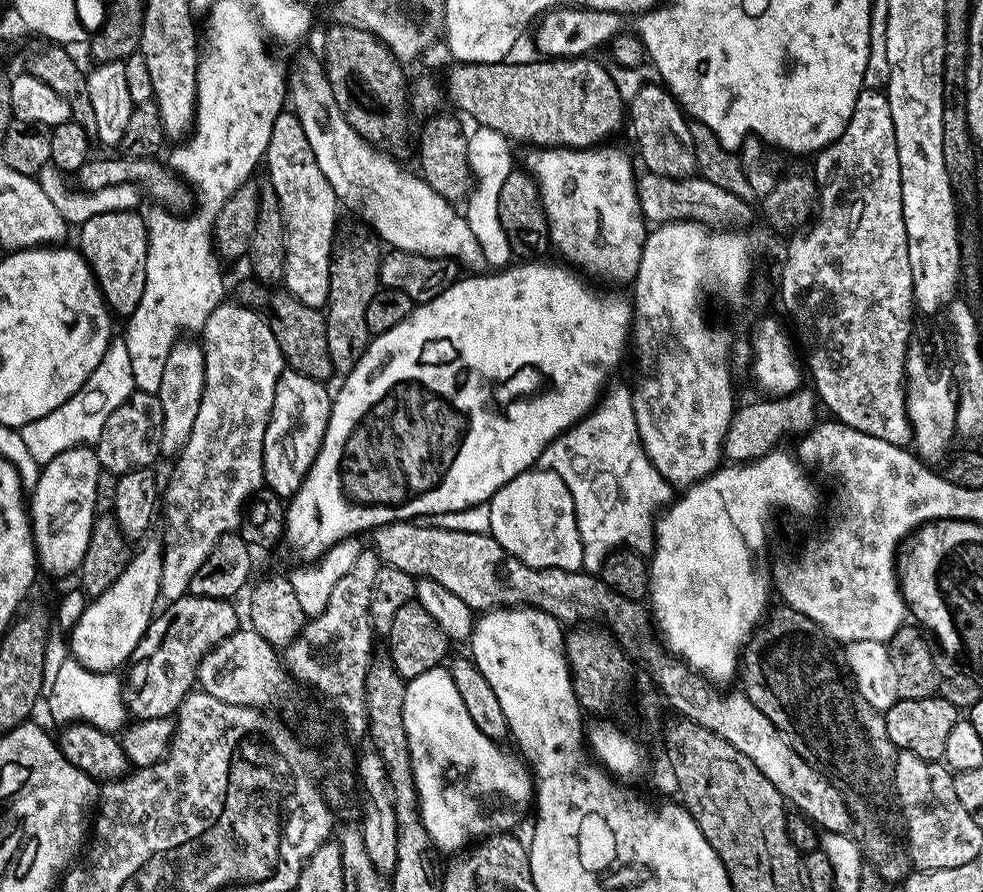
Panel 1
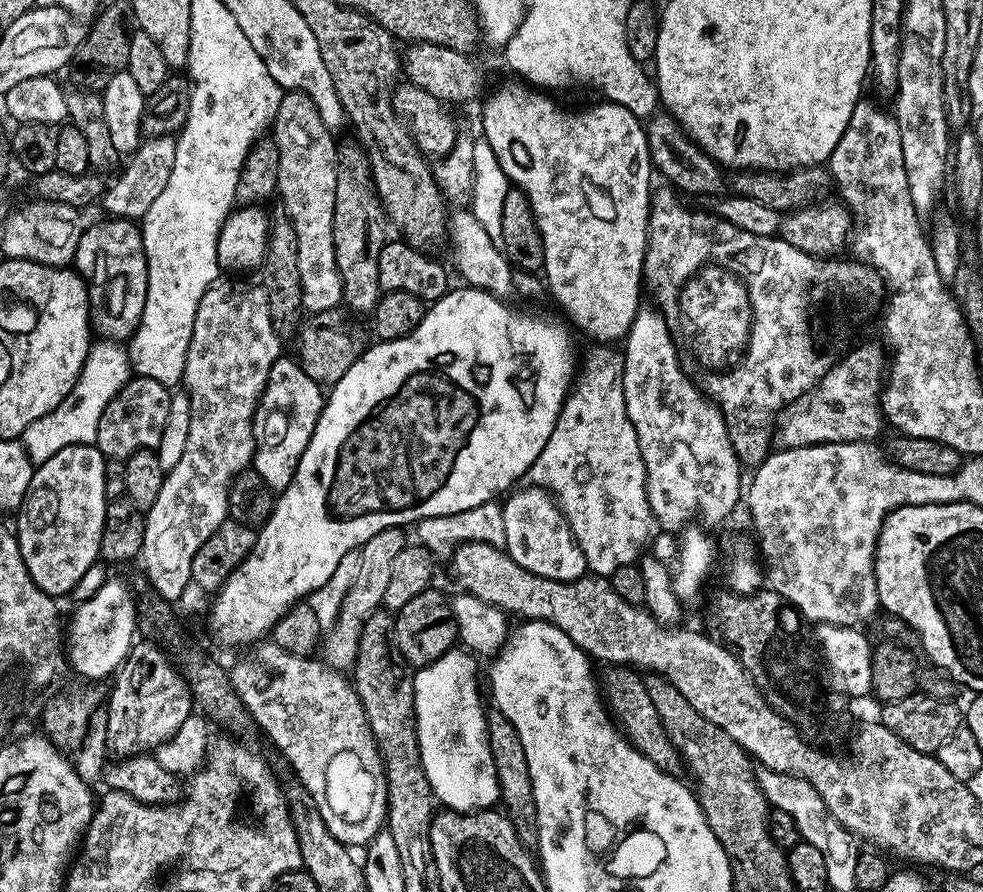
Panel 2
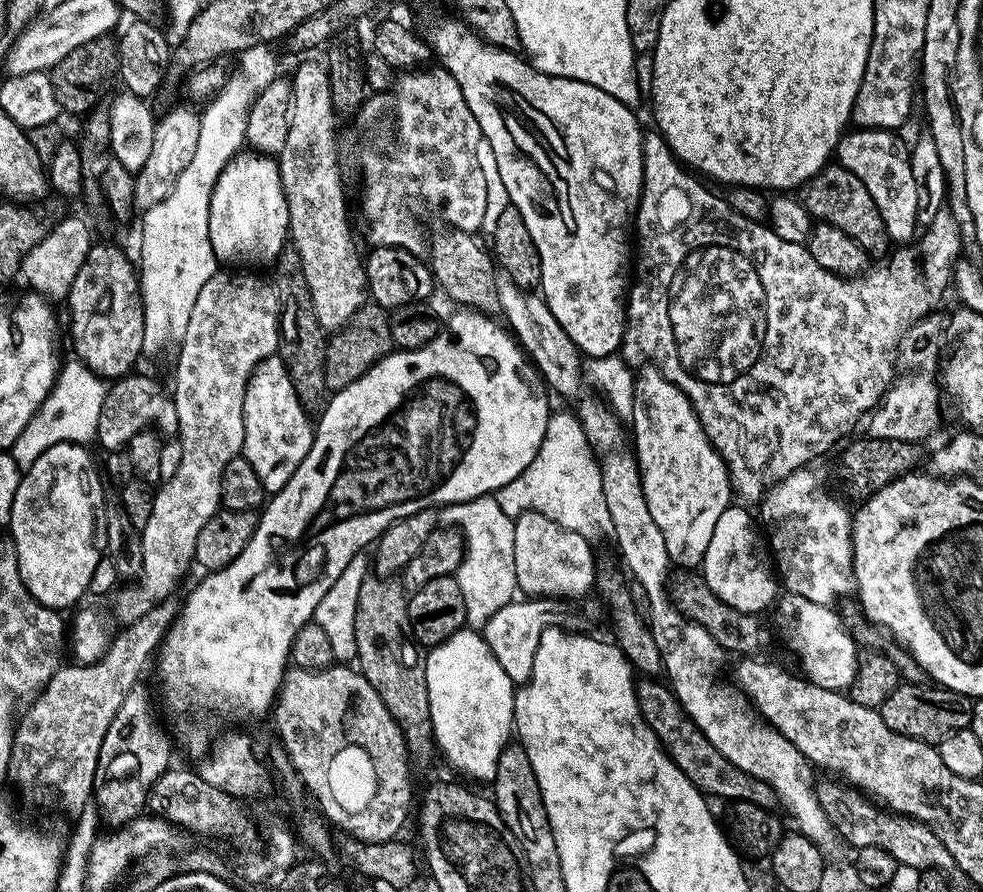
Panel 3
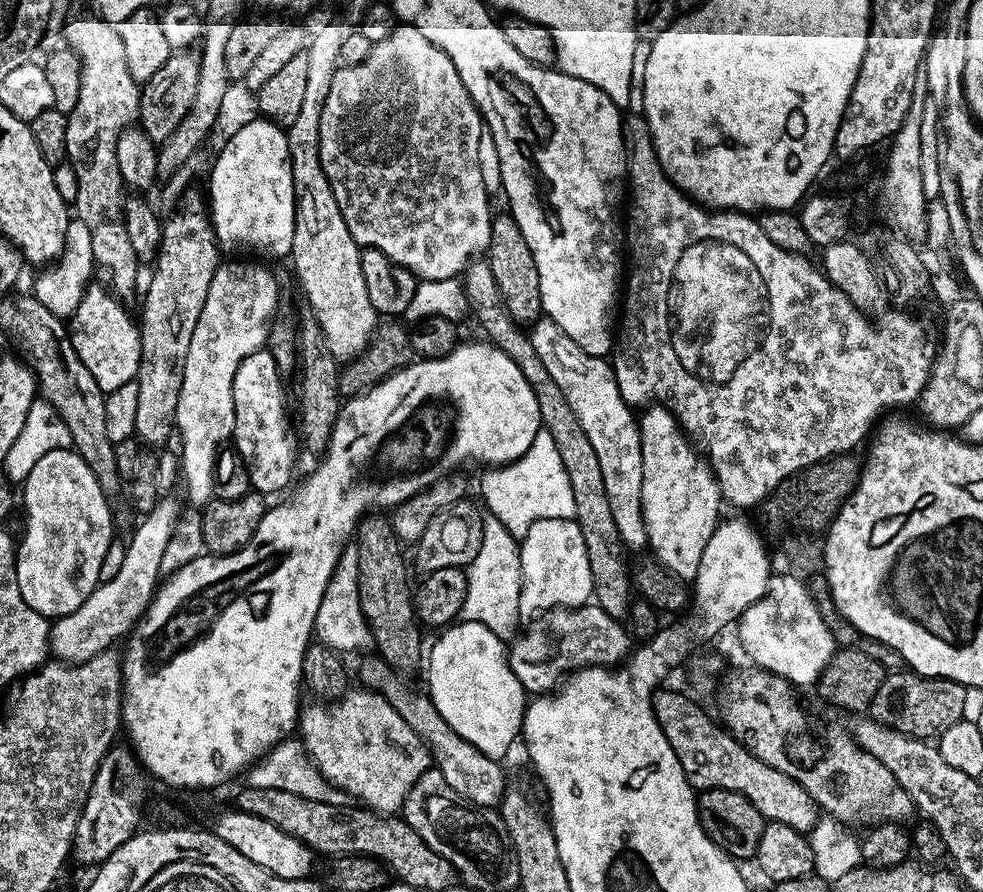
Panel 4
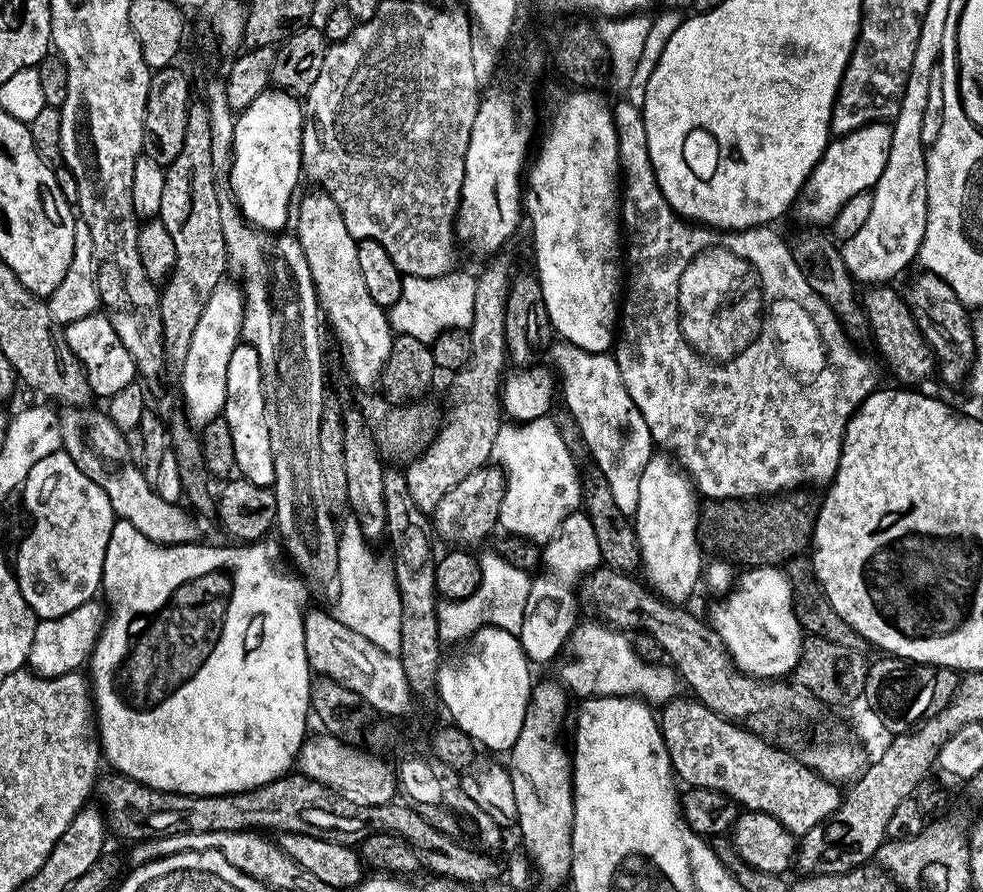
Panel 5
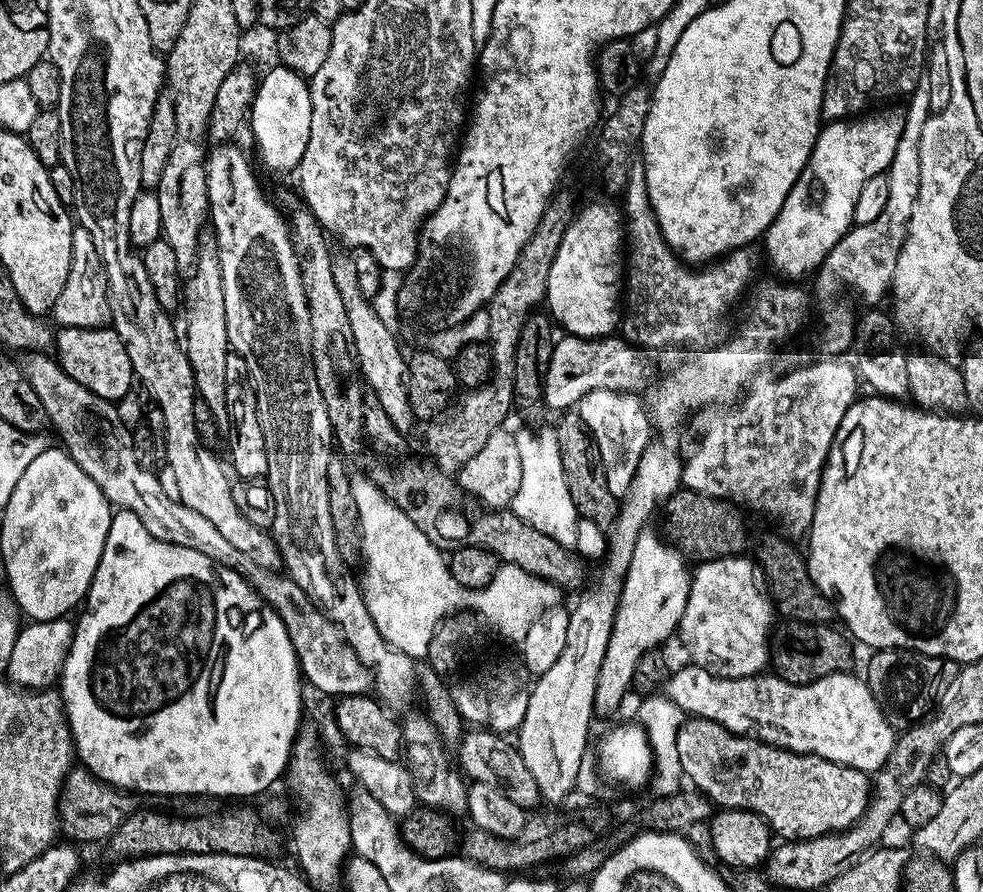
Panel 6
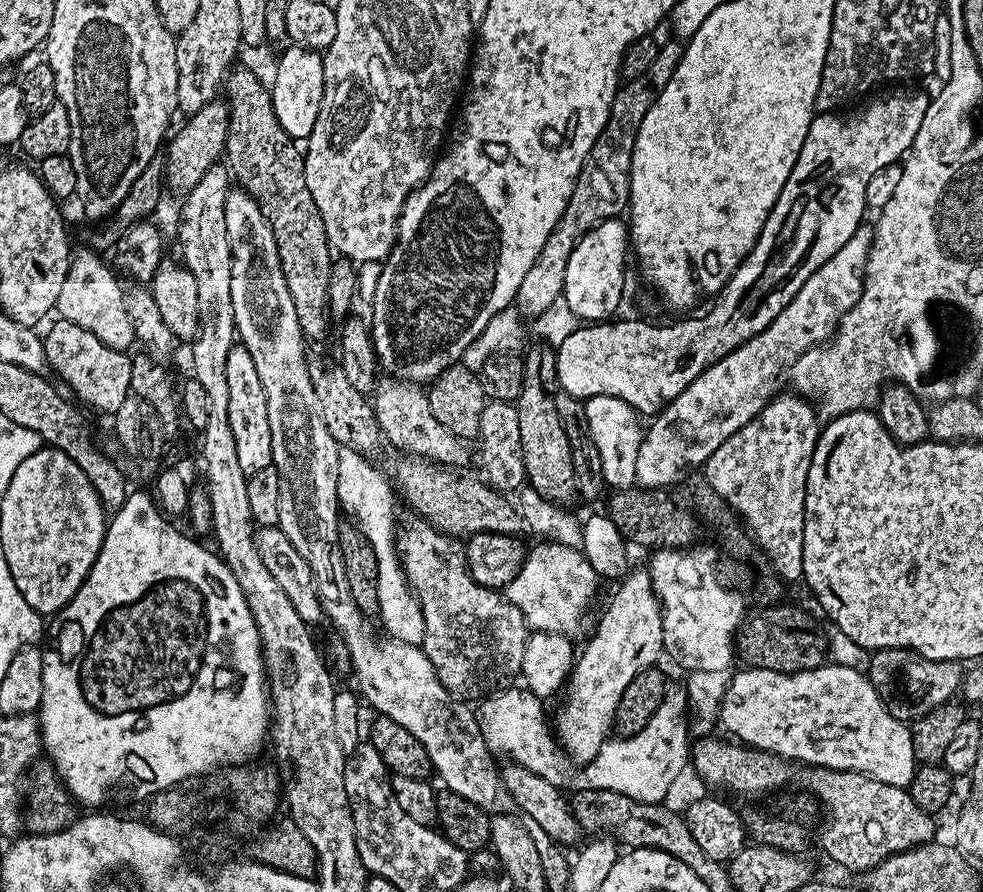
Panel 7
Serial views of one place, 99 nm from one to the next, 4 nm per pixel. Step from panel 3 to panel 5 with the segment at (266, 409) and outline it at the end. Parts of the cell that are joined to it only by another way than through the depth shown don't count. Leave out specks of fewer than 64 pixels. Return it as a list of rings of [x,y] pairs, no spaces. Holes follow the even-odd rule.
[[[241,342],[234,354],[230,354],[230,367],[226,370],[226,402],[222,419],[230,426],[234,437],[234,462],[236,472],[254,486],[272,488],[275,485],[274,453],[270,451],[270,426],[266,426],[266,398],[262,382],[262,366],[258,362],[258,350]]]

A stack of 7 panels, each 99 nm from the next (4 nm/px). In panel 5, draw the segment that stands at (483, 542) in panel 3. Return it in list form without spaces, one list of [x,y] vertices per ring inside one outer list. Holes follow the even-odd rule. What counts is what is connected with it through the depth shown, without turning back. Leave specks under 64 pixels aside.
[[[503,555],[479,557],[482,582],[470,598],[449,600],[436,609],[438,634],[445,645],[467,641],[482,627],[500,627],[504,631],[519,633],[528,601],[530,576],[523,568]]]

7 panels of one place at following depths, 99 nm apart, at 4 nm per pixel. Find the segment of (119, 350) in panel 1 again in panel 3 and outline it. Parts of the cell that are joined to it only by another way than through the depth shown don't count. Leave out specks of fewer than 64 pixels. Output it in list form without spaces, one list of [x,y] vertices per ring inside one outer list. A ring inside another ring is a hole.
[[[69,358],[63,361],[56,377],[56,385],[42,402],[42,406],[26,422],[26,430],[18,434],[18,442],[10,450],[14,462],[18,462],[21,470],[27,470],[50,450],[50,446],[59,444],[91,445],[96,440],[98,416],[101,413],[103,399],[106,398],[109,385],[101,377],[89,370],[82,361]]]

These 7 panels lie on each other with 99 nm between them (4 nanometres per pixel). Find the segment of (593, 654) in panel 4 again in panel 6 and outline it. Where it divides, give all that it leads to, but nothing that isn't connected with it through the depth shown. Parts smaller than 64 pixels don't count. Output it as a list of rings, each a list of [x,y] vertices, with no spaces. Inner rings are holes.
[[[694,663],[685,664],[685,668],[680,668],[677,672],[675,669],[669,675],[666,681],[666,695],[689,717],[713,720],[740,736],[754,736],[776,748],[785,748],[787,752],[805,752],[807,756],[821,756],[830,762],[845,764],[869,774],[875,774],[883,768],[886,758],[890,758],[890,750],[896,745],[897,729],[888,725],[880,703],[868,689],[867,679],[860,677],[859,680],[858,677],[852,676],[851,671],[826,674],[809,684],[787,684],[781,676],[775,674],[720,677],[708,673],[706,669]]]

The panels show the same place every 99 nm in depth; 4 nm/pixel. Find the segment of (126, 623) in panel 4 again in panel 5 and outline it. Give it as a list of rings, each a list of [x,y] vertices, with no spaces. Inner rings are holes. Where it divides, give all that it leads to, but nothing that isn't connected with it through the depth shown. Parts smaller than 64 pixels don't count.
[[[93,598],[70,610],[70,614],[40,620],[34,630],[34,642],[30,645],[27,667],[38,676],[61,676],[83,669],[83,664],[85,667],[89,663],[105,619],[105,605],[99,599]]]

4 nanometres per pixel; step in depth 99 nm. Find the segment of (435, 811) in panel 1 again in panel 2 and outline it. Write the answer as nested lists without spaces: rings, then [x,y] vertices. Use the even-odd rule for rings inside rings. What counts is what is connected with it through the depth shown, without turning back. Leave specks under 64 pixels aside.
[[[455,648],[436,659],[432,664],[428,664],[424,668],[417,669],[413,675],[415,682],[415,718],[416,733],[419,740],[419,753],[422,754],[423,772],[432,787],[432,795],[437,801],[440,800],[445,809],[454,812],[483,812],[492,810],[497,807],[500,800],[500,787],[498,786],[497,772],[494,770],[493,755],[490,754],[488,719],[487,711],[482,708],[482,698],[478,690],[478,682],[476,680],[476,663],[477,659],[468,651],[462,648]]]

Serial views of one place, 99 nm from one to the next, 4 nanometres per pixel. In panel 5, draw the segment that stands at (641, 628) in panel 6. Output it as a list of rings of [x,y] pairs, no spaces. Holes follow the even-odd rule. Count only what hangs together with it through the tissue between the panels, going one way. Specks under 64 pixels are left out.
[[[668,454],[652,455],[650,462],[646,462],[646,470],[642,470],[642,482],[638,482],[634,527],[643,579],[647,587],[669,604],[680,606],[688,602],[684,600],[691,598],[696,583],[702,580],[702,549],[698,535],[701,507],[691,479],[681,471],[675,459]]]

